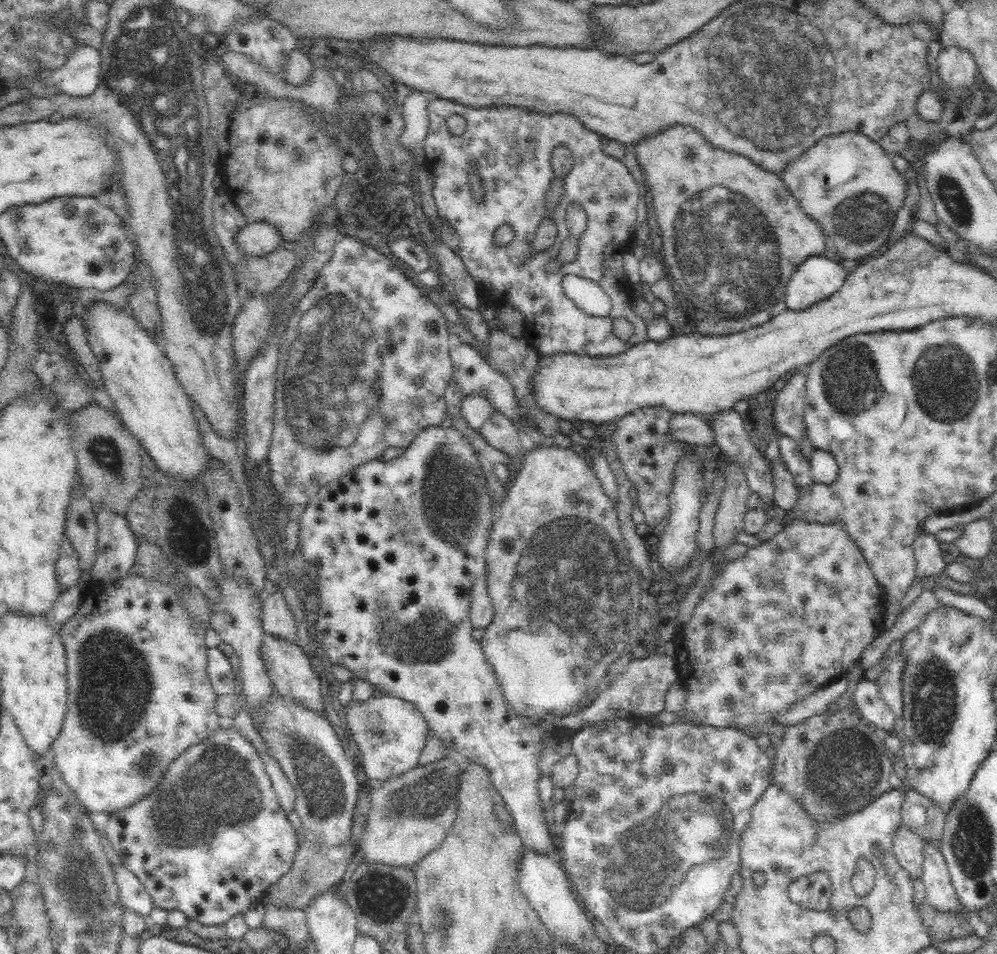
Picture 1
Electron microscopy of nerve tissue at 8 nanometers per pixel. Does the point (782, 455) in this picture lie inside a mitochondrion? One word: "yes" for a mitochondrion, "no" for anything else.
no

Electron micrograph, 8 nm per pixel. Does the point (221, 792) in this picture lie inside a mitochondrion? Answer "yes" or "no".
yes

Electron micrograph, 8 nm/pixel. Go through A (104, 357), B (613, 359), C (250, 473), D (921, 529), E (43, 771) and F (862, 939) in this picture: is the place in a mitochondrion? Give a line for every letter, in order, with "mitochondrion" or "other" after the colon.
A: other
B: other
C: other
D: other
E: other
F: other

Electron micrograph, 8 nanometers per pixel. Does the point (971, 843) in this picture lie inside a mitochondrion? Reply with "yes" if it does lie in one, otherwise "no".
yes

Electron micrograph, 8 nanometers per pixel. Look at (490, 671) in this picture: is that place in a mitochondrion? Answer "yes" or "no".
no

